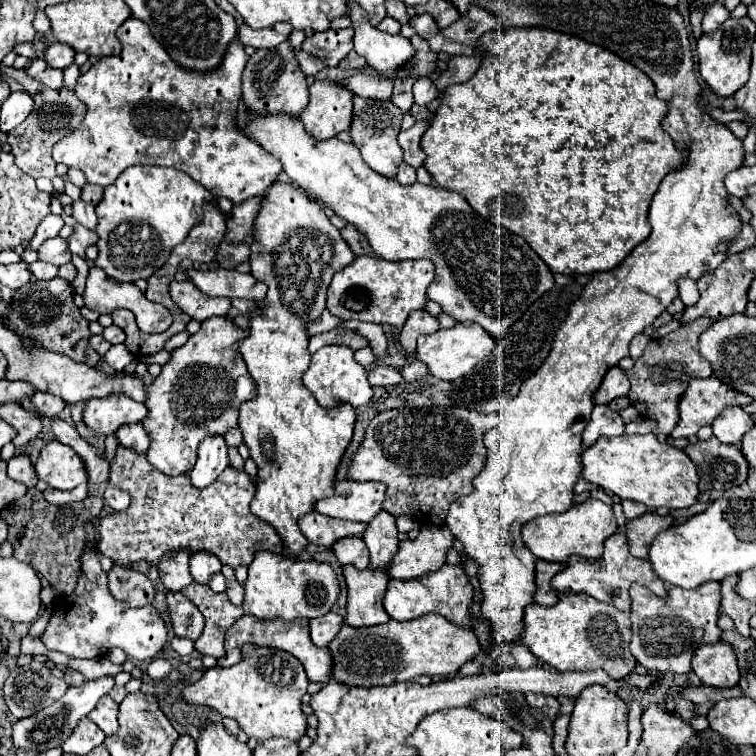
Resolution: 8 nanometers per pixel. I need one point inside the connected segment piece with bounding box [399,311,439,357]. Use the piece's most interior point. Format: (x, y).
(420, 322)

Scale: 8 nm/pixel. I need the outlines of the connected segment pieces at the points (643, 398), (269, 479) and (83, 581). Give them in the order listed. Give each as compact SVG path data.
M697 319L687 325L681 325L677 331L657 339L651 339L643 355L635 361L635 369L627 369L625 375L631 381L631 391L629 391L629 401L631 405L639 411L643 419L651 419L657 423L655 435L669 435L677 421L679 421L679 399L681 393L685 393L687 385L695 377L711 377L711 367L709 363L699 355L699 345L697 339L699 335L711 325L711 319Z
M275 181L265 191L259 203L259 213L253 223L249 265L251 275L263 281L269 287L269 291L267 299L257 301L255 311L249 313L251 323L247 329L247 337L239 339L239 353L247 363L247 369L255 379L257 387L257 397L245 401L239 407L239 429L243 431L243 441L249 447L251 459L259 469L255 483L257 491L251 501L251 511L277 529L279 537L285 543L285 551L291 555L301 553L307 545L307 539L297 527L297 519L305 513L311 513L313 503L317 499L329 497L333 493L335 469L353 435L355 409L349 403L339 403L339 407L319 407L315 395L307 391L299 377L299 371L305 371L311 359L311 353L307 351L307 323L313 323L325 311L331 277L339 269L343 269L343 265L349 265L353 259L355 255L339 235L339 229L331 225L331 221L323 213L323 207L309 199L309 195L283 181Z
M87 521L87 543L83 551L83 573L77 581L77 587L71 595L65 595L61 603L55 607L51 621L41 635L41 641L51 651L61 651L69 657L77 659L95 659L103 657L113 647L119 647L127 653L131 661L153 659L167 641L167 629L159 611L153 605L147 607L127 607L127 603L119 603L107 585L107 573L101 569L101 555L95 547L97 523Z

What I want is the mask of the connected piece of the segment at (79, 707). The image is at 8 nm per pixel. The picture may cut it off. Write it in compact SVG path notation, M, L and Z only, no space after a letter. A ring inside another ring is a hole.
M105 675L101 679L93 679L93 681L85 681L83 685L79 687L69 687L67 693L57 701L53 703L51 707L45 707L43 711L27 717L27 719L21 719L13 725L13 743L25 751L35 751L35 753L43 753L51 747L61 747L67 737L73 733L73 729L77 727L77 723L87 717L93 707L97 705L97 701L107 695L111 689L113 689L115 681L111 675Z

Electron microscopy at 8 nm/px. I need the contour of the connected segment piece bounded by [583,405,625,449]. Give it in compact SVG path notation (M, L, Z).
M595 405L591 413L591 421L583 431L583 449L591 447L599 437L607 435L623 435L625 423L621 421L617 411L611 411L607 405Z

